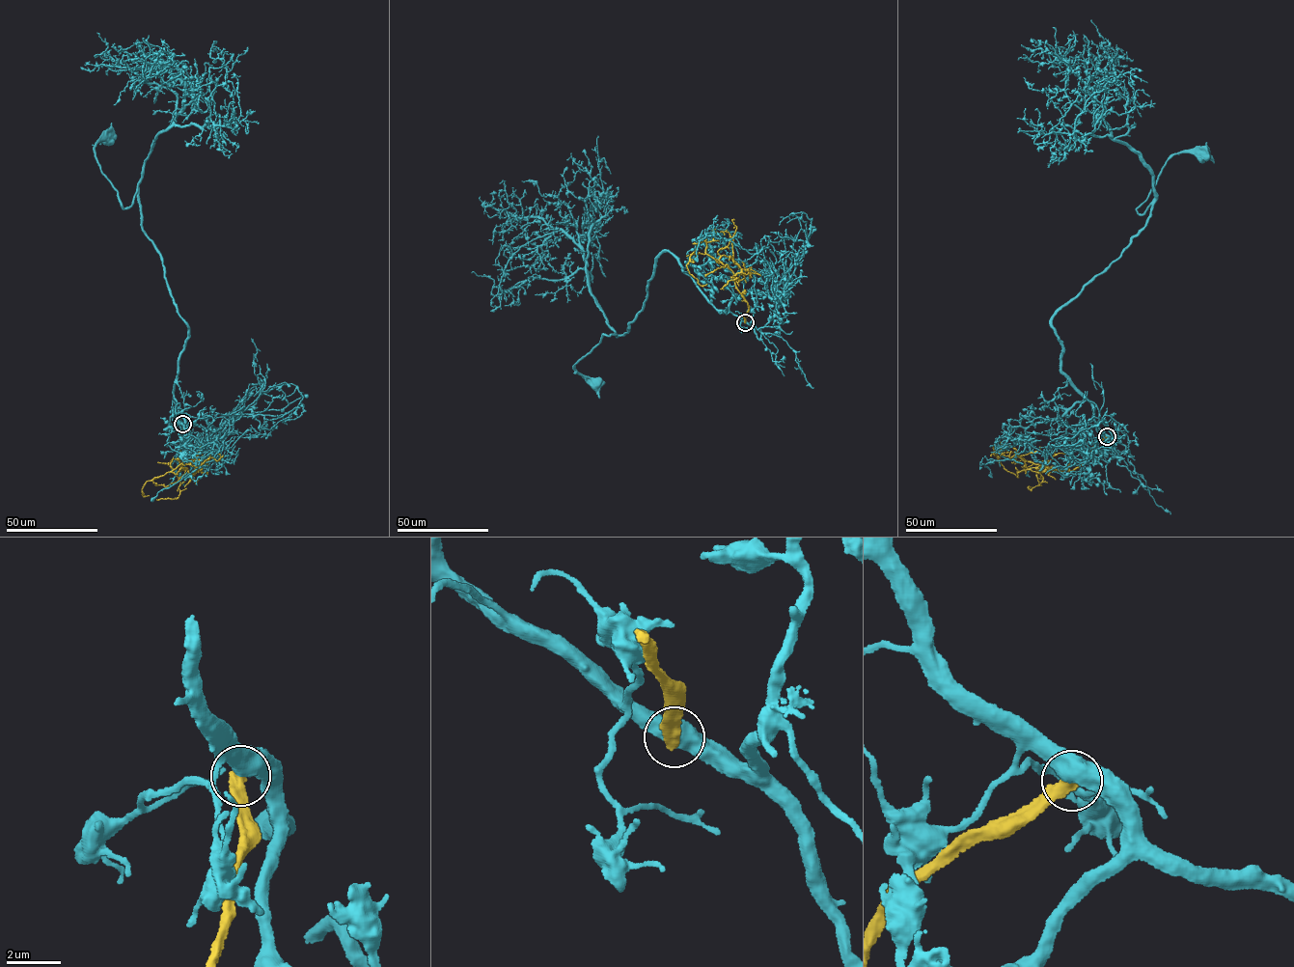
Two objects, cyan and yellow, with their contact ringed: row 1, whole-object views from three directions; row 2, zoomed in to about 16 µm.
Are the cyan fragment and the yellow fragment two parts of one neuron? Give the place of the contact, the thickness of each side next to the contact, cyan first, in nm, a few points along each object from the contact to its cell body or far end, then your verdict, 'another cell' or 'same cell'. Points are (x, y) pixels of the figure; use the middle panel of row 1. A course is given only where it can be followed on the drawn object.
(745, 322) | 550/480 nm | cyan via (745, 322), (715, 309), (674, 256), (664, 252), (627, 331), (603, 334), (573, 367), (593, 383) | yellow via (745, 322), (749, 309), (734, 274), (705, 253), (702, 240), (686, 266), (698, 283), (706, 284) | another cell

